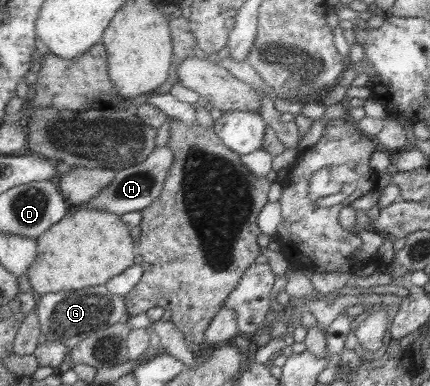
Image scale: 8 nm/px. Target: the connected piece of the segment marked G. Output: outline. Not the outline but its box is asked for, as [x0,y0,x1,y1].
[33,285,128,349]

